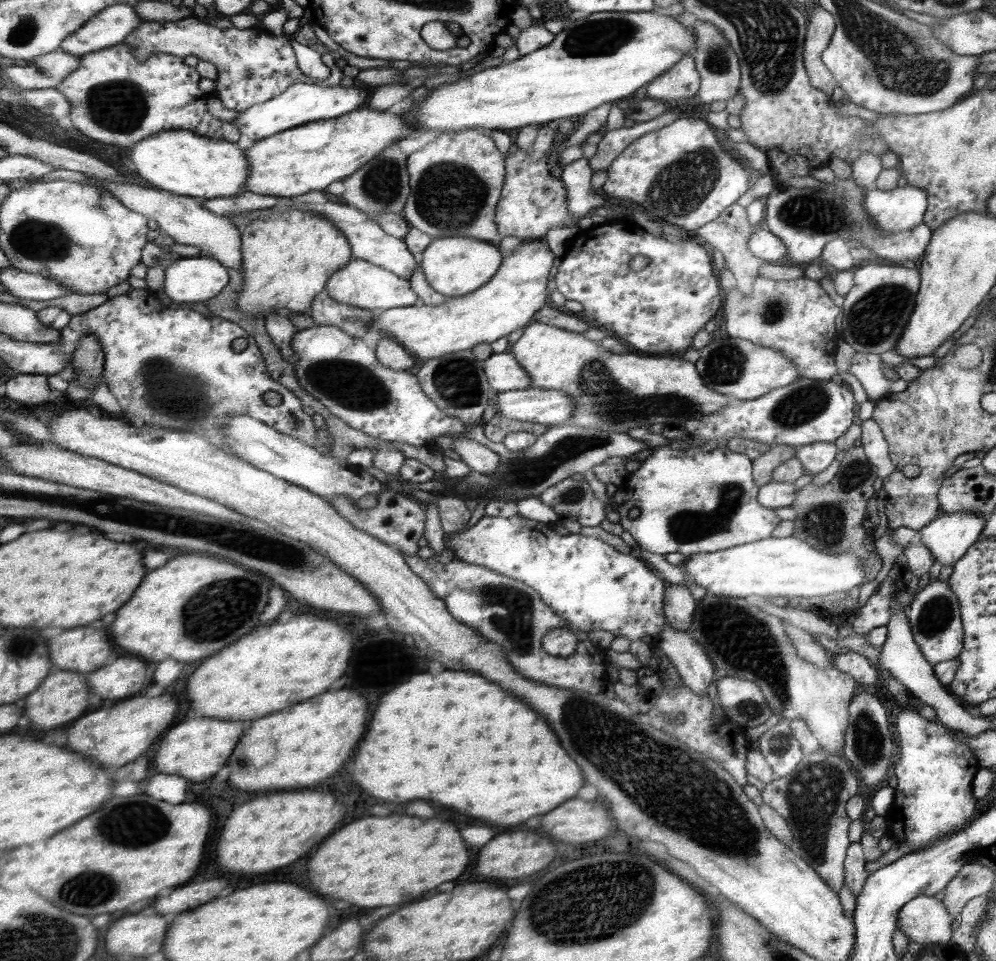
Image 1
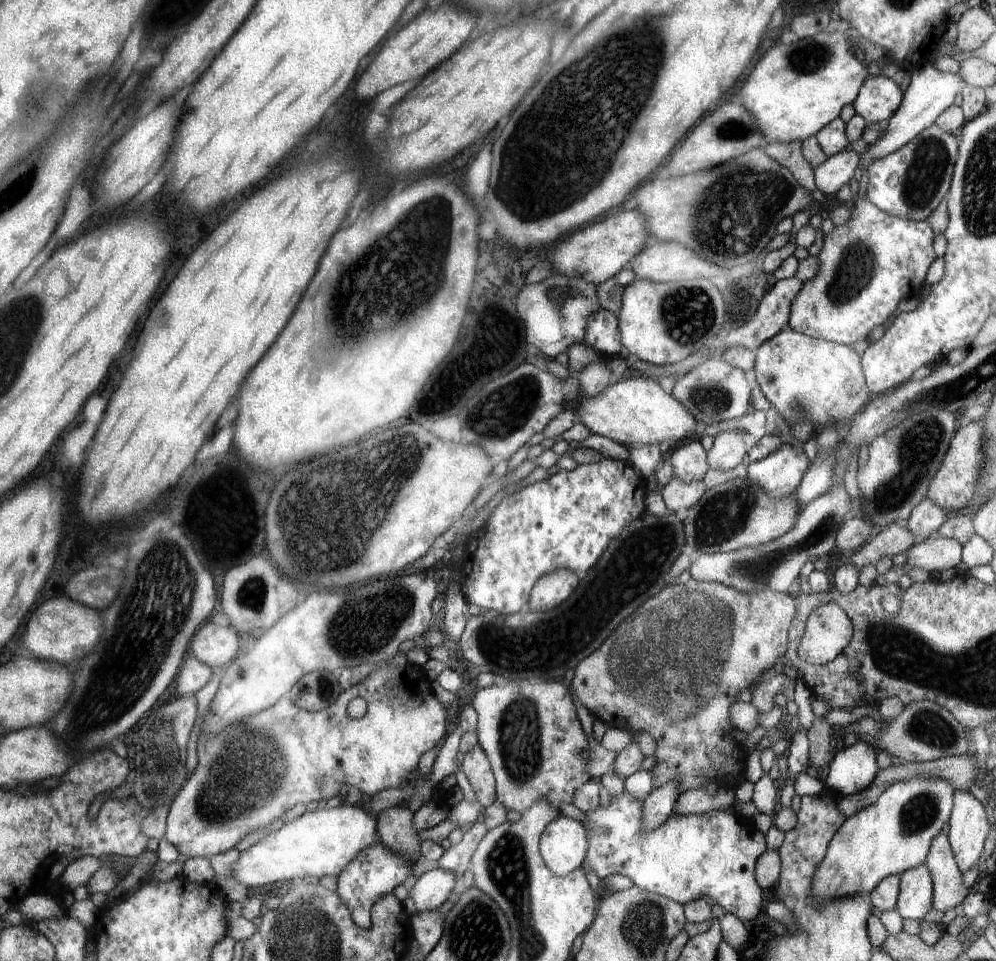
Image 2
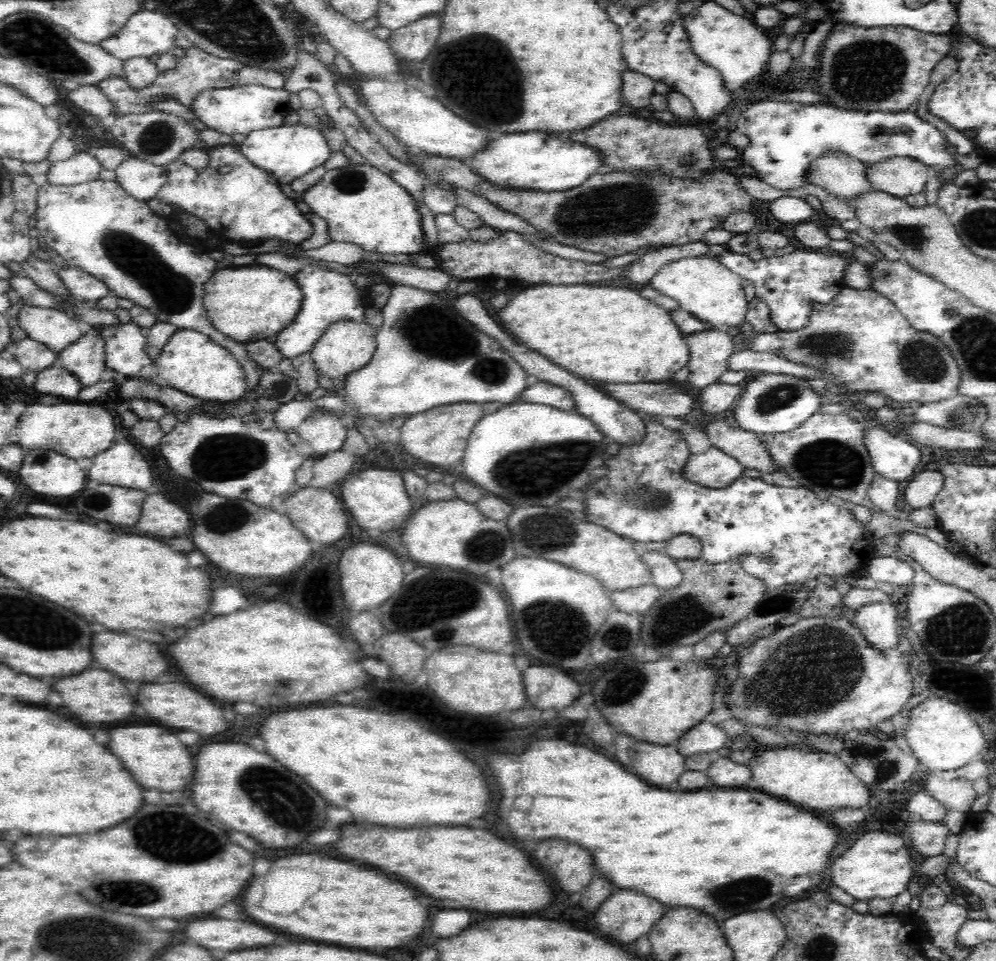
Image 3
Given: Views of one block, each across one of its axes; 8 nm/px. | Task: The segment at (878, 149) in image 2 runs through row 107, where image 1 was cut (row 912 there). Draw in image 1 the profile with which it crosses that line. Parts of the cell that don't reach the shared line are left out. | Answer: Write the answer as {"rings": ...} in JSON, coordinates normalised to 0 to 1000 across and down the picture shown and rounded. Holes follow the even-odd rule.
{"rings":[[[928,930],[916,934],[902,949],[902,966],[914,979],[926,982],[954,980],[956,956],[945,937]]]}

